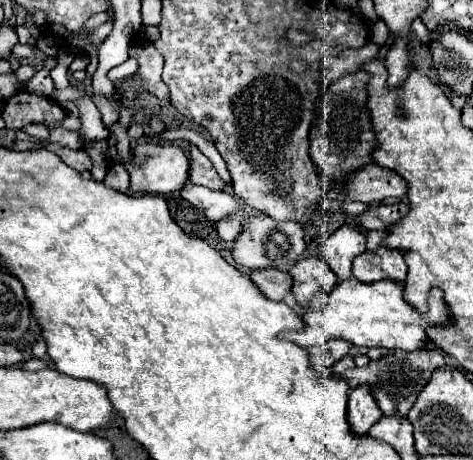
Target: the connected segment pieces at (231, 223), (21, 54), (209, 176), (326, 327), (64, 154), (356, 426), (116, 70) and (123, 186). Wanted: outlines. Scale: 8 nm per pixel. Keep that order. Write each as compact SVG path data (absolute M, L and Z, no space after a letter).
M223 219L221 223L217 223L217 231L223 241L233 243L241 235L241 225L237 223L237 219Z
M17 43L12 48L11 53L17 59L33 59L35 53L37 53L37 47L35 45L21 45L21 43Z
M195 145L191 147L189 179L195 185L203 185L203 187L209 187L209 189L215 189L215 191L225 191L227 189L227 183L219 177L219 173L215 171L215 165Z
M357 279L341 281L329 295L317 295L313 307L303 309L305 329L295 333L281 333L283 339L297 341L301 347L325 345L329 339L347 339L363 347L387 347L403 351L425 351L429 341L427 327L449 327L449 307L439 287L429 289L427 311L419 311L405 299L401 281L381 279L375 283L361 283Z
M45 141L45 147L49 151L53 151L55 155L59 155L65 163L69 165L85 165L85 169L91 169L93 163L91 163L91 157L87 155L87 151L81 147L81 149L69 149L69 147L61 147L61 145L53 145L49 141Z
M367 383L357 385L349 393L349 405L347 405L347 419L355 433L367 433L369 427L375 423L375 419L381 419L381 411L377 407L377 401L371 395L371 387Z
M127 59L125 63L121 63L121 65L113 67L113 69L107 73L107 77L109 77L109 81L111 81L111 83L119 85L119 83L127 81L135 71L137 71L137 61L135 61L135 59Z
M121 163L113 165L105 176L105 181L103 181L105 187L115 189L119 193L129 193L129 174L125 171L125 167Z

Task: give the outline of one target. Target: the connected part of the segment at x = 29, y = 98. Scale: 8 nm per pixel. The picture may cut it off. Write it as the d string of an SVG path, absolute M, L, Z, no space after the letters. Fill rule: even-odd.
M17 91L17 95L5 101L1 117L5 119L9 129L21 129L27 123L61 121L65 117L65 111L59 107L57 101L49 97L29 91Z

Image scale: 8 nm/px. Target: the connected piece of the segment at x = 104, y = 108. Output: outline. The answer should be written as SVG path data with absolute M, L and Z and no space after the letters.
M93 95L91 99L93 99L93 103L97 105L97 109L99 109L99 113L101 113L101 119L103 119L105 127L111 127L113 123L118 121L119 115L117 111L115 111L115 107L113 107L105 97L97 97L97 95Z

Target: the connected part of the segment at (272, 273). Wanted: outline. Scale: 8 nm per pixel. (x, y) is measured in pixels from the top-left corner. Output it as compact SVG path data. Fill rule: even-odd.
M279 269L253 271L249 277L271 301L283 301L283 297L291 291L291 285L293 285L291 275Z

